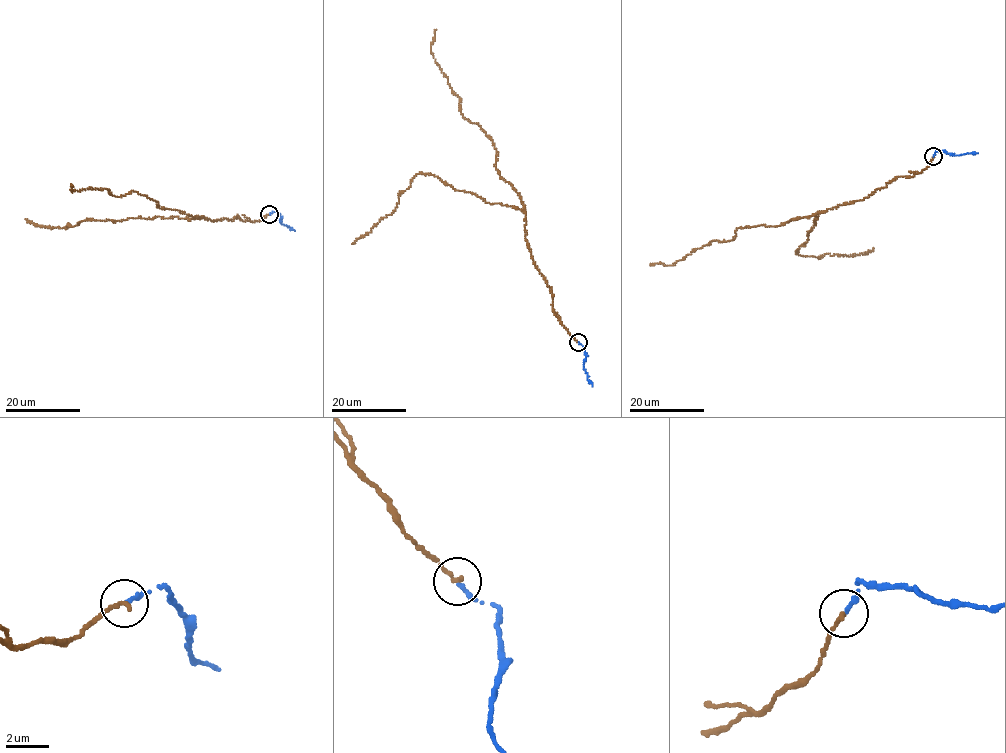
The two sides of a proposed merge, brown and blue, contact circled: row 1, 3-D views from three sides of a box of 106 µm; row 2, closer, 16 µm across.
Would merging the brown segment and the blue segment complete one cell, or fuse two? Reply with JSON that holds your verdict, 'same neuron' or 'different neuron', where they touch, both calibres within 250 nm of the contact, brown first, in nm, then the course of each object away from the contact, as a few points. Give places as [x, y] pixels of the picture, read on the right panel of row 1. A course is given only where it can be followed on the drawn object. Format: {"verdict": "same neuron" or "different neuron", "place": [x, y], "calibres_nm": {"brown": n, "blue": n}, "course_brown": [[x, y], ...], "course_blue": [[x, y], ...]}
{"verdict": "same neuron", "place": [933, 156], "calibres_nm": {"brown": 260, "blue": 240}, "course_brown": [[933, 156], [927, 167], [861, 200], [776, 227], [737, 229], [732, 240], [712, 240], [675, 263], [649, 264]], "course_blue": [[934, 156], [936, 150], [950, 154], [977, 153]]}

